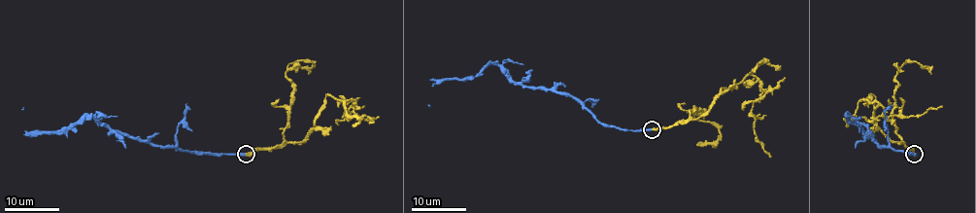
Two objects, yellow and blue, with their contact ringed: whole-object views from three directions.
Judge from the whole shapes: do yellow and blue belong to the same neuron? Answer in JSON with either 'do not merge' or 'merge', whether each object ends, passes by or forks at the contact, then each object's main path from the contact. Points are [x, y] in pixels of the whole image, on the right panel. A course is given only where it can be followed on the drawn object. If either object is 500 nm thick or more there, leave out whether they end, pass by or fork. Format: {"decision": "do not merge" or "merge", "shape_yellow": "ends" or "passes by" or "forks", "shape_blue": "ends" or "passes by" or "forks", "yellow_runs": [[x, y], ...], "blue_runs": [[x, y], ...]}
{"decision": "merge", "shape_yellow": "ends", "shape_blue": "ends", "yellow_runs": [[914, 155], [874, 121], [874, 95], [866, 99], [878, 104], [887, 118], [919, 116], [942, 105]], "blue_runs": [[914, 155], [881, 146], [863, 124], [850, 119], [867, 135], [891, 106]]}

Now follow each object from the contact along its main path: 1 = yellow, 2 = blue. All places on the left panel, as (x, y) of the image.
1: (246, 155), (302, 142), (328, 94), (355, 104), (353, 115), (349, 118), (346, 115), (349, 116), (363, 105)
2: (245, 155), (196, 153), (162, 146), (118, 135), (91, 118), (81, 119), (68, 129), (30, 135), (23, 106)

